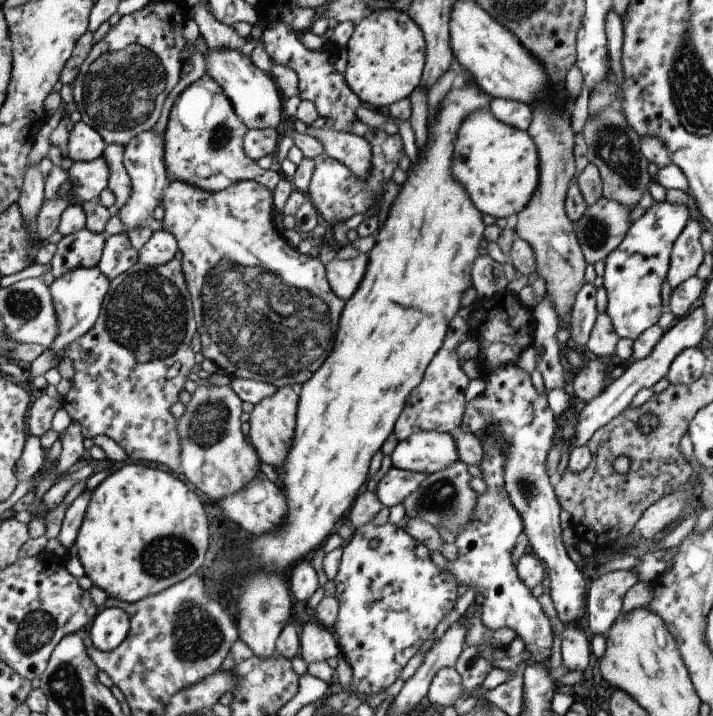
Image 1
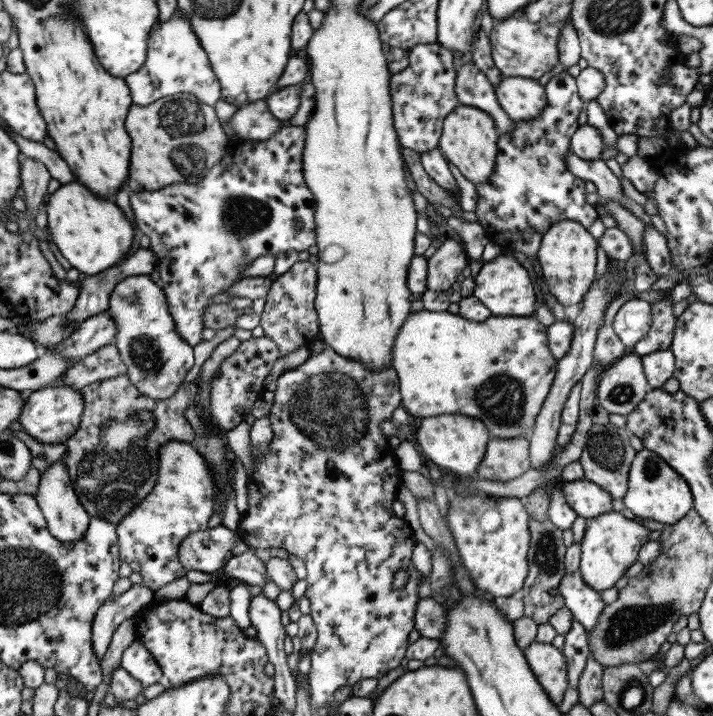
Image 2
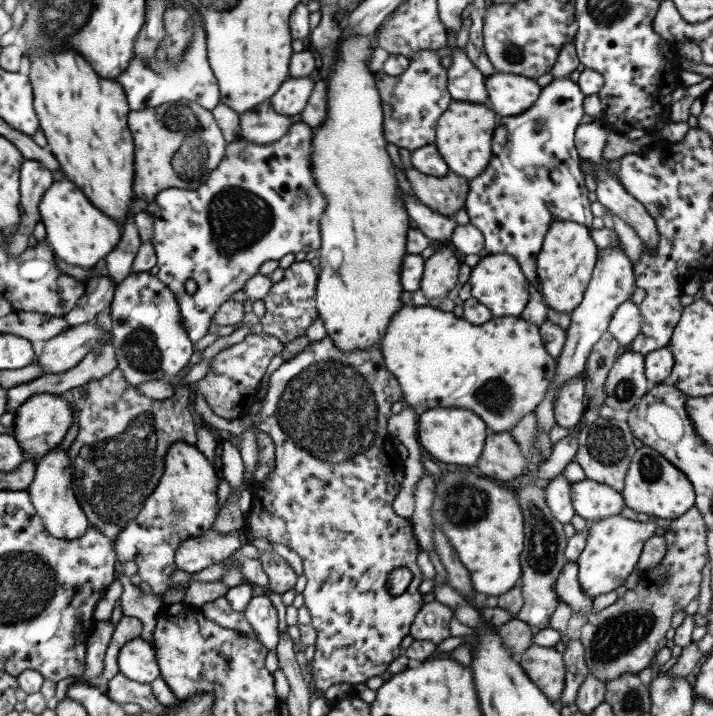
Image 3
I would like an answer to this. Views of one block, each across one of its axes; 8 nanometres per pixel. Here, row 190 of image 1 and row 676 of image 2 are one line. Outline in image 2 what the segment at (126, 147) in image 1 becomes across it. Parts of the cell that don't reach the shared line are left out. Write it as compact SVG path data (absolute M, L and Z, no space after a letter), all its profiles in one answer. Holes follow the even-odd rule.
M134 640L122 652L120 667L126 670L135 680L138 680L144 687L156 682L166 683L166 678L160 671L156 660L137 640Z

